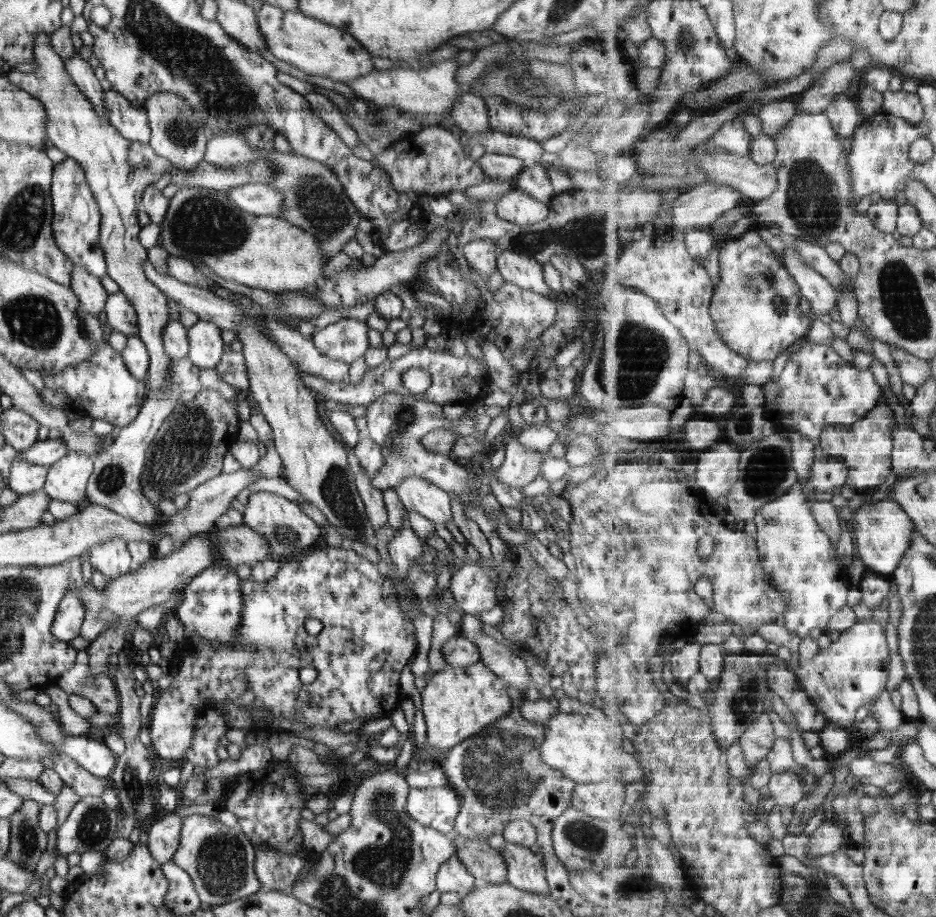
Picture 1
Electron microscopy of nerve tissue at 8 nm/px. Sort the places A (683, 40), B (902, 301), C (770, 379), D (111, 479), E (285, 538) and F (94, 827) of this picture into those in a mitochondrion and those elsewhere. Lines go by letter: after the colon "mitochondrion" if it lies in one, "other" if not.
A: mitochondrion
B: mitochondrion
C: other
D: mitochondrion
E: mitochondrion
F: mitochondrion

